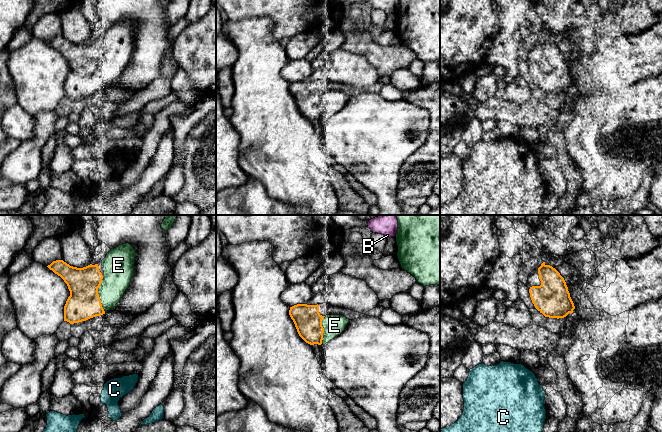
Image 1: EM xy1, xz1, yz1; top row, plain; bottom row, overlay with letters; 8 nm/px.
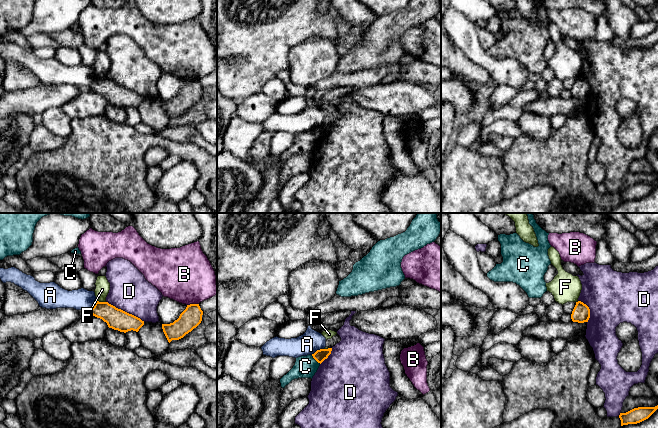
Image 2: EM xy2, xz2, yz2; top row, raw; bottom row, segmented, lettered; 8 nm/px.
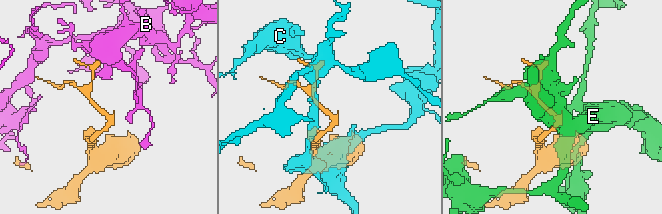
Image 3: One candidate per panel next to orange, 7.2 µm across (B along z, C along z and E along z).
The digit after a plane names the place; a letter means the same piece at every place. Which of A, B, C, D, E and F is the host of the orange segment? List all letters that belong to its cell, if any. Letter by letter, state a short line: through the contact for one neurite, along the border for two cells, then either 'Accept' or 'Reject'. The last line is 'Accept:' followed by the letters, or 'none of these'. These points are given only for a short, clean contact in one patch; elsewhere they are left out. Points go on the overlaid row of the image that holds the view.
A: Line: xz2 (323, 348), (317, 349), (311, 354). Reject
B: Reject
C: Line: xz2 (311, 355), (320, 363). Reject
D: Reject
E: Accept
F: Line: xy2 (97, 300), (105, 302). Reject
Accept: E

